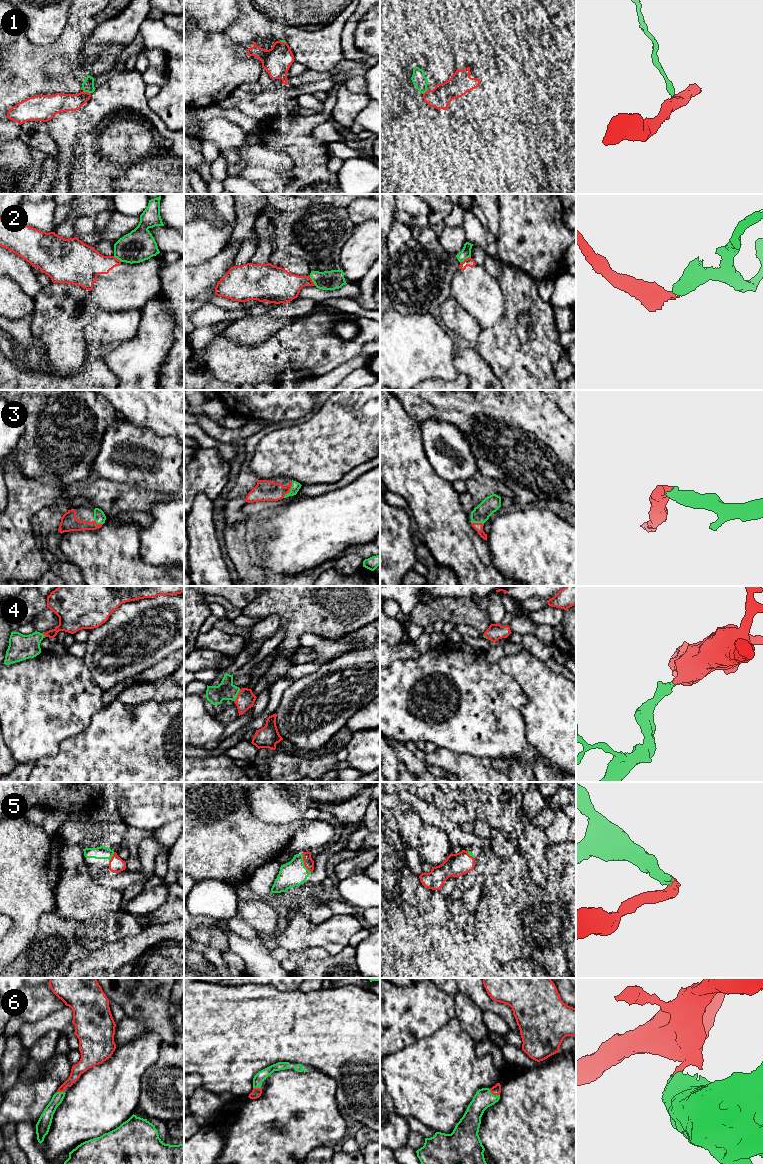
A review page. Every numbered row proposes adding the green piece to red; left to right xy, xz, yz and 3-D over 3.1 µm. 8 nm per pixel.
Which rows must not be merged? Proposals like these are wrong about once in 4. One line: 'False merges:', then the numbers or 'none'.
False merges: 1, 2

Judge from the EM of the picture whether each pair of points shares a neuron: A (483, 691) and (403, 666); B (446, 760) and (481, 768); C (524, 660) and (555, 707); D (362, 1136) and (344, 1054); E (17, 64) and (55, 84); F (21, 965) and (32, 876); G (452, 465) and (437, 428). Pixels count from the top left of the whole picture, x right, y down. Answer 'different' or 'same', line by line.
A: same
B: same
C: same
D: different
E: same
F: different
G: same

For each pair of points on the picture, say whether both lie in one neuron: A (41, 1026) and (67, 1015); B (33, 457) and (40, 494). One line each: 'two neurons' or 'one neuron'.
A: one neuron
B: two neurons

